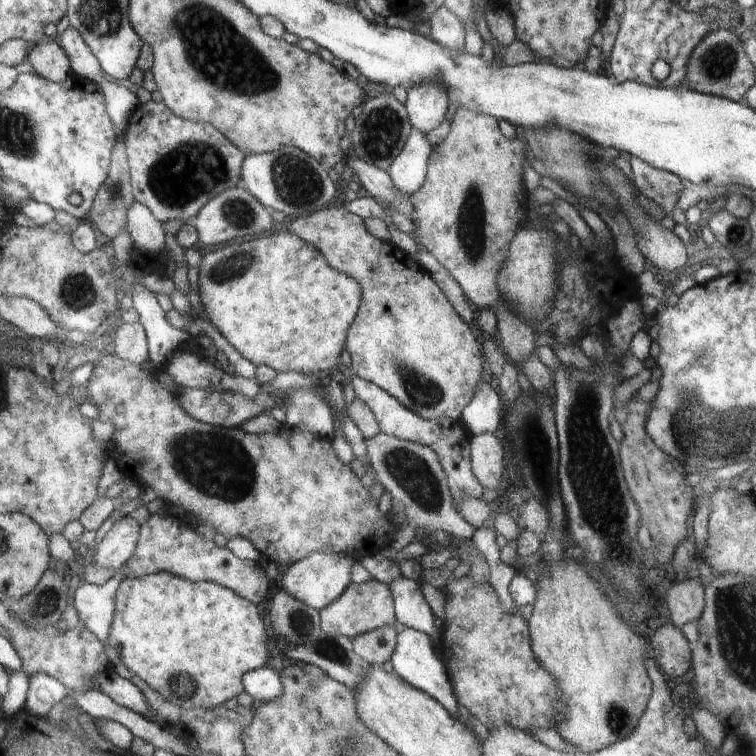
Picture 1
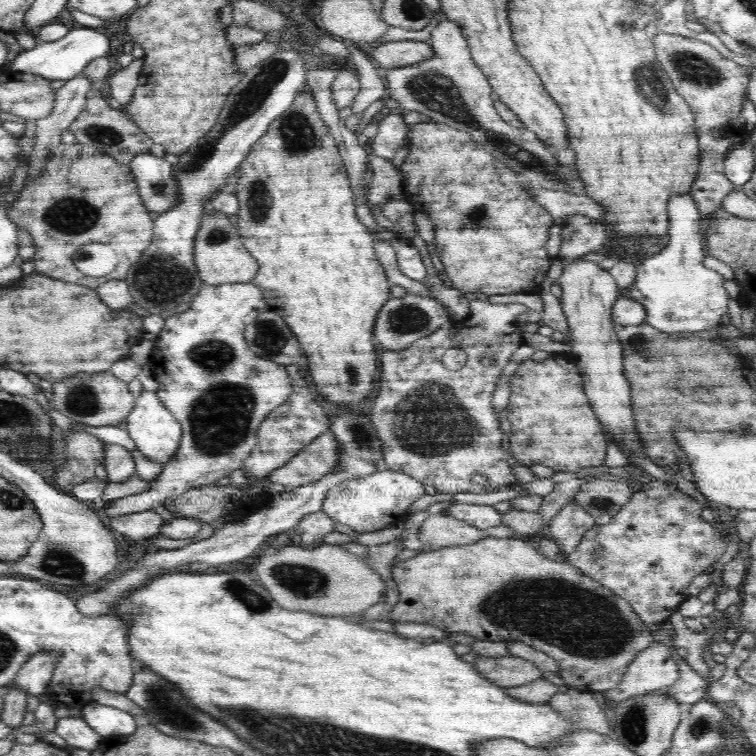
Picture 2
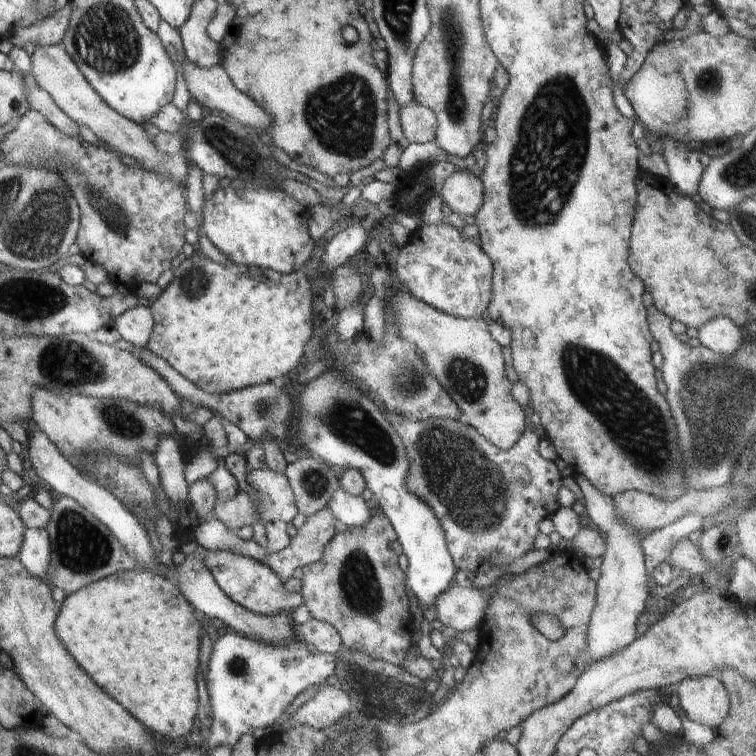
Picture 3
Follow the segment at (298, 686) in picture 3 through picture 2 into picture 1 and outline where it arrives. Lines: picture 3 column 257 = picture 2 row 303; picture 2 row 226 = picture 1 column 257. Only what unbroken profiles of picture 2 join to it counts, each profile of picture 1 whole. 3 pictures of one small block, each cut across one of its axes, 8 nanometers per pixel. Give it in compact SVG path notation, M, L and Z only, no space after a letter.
M260 667L244 676L244 688L244 692L261 704L271 701L281 693L281 680L272 668Z

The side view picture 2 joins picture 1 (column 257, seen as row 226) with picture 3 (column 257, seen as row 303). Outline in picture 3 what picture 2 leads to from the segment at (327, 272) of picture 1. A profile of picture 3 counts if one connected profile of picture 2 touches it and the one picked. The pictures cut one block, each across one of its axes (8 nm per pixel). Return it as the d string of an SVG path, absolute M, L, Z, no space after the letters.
M190 255L174 271L172 281L158 298L151 300L154 326L147 348L164 358L176 372L210 394L228 392L282 381L302 360L304 346L312 334L312 286L302 271L290 274L256 265L224 266L204 255Z

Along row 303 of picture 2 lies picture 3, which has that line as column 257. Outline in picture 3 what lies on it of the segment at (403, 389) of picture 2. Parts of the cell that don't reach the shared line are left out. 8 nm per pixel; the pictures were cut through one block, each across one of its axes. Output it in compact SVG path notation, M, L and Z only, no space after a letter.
M248 469L247 472L248 485L258 493L258 502L260 502L260 514L258 507L255 506L252 498L244 490L239 490L237 494L228 500L228 502L220 502L216 499L216 504L212 508L212 514L220 522L224 522L226 528L237 532L244 525L252 525L256 521L261 520L264 523L267 536L268 553L275 553L282 550L290 543L291 536L287 533L287 524L292 522L294 517L299 513L295 504L295 496L286 475L277 475L272 470L266 469Z

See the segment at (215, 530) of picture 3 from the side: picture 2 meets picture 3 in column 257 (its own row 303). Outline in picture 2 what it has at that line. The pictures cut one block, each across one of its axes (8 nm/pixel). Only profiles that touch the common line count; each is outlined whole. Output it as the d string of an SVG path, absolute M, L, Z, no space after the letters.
M553 257L550 260L550 268L544 277L544 282L542 282L541 289L537 292L542 298L543 302L543 312L541 317L546 326L550 326L553 330L558 330L558 332L564 332L566 338L564 341L569 342L571 339L571 334L569 334L569 326L561 307L561 299L556 298L556 296L550 293L550 288L554 282L557 282L560 275L565 267L564 262L560 260L559 257Z

